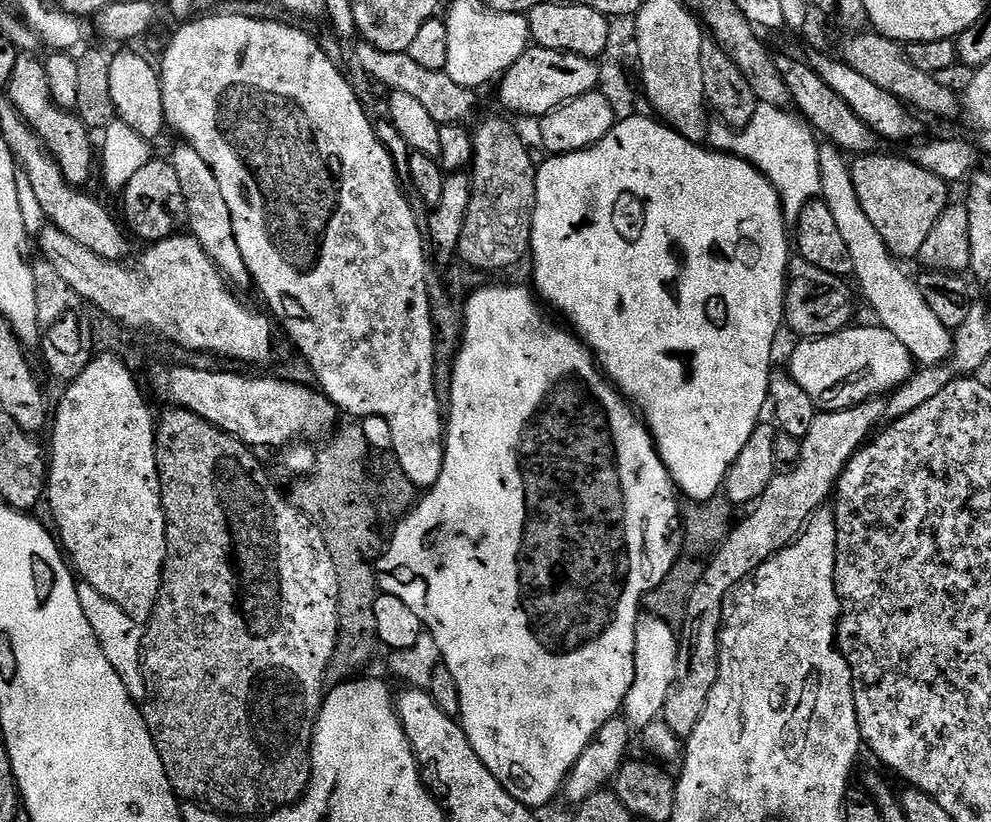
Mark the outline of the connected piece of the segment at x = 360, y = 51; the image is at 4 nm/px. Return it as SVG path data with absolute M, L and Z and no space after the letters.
M365 42L358 43L356 48L356 60L362 69L365 77L369 81L377 80L380 84L385 84L385 89L393 92L401 92L402 94L410 94L417 102L422 102L422 107L430 110L430 118L434 118L437 124L459 124L467 121L467 116L476 108L477 93L470 88L458 86L458 82L454 82L454 78L450 78L448 73L438 70L426 70L426 66L418 66L418 62L414 62L414 58L410 58L407 52L402 53L384 53L380 49L376 49L374 45Z

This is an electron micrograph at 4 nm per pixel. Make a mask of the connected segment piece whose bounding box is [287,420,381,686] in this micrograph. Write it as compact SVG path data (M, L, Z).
M344 420L336 428L321 449L316 452L315 464L307 476L297 477L288 489L287 497L299 512L309 516L322 530L326 550L334 558L334 570L338 574L338 614L340 633L336 649L324 675L325 685L335 686L351 680L372 660L378 649L374 626L374 602L378 595L376 586L376 561L381 547L376 533L376 520L364 494L362 482L366 476L366 456L370 454L362 422Z

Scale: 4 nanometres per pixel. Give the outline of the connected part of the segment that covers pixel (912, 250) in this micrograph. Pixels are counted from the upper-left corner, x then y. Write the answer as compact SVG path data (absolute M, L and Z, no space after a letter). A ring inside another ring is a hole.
M880 155L858 156L851 161L854 194L858 194L858 202L862 204L862 210L866 210L866 218L874 222L874 230L882 234L882 242L886 242L893 257L901 261L911 256L912 259L919 257L922 242L926 242L930 230L950 203L949 181L938 178L938 174L930 174L930 170L922 170L922 166L903 155Z

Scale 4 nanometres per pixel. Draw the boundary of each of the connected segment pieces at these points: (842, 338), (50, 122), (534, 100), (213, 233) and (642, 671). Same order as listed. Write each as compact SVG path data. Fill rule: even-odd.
M849 326L833 336L805 339L792 352L787 371L806 394L821 409L852 408L863 400L891 394L906 383L914 371L910 350L894 338L885 328L873 327L873 332L863 332Z
M21 52L18 62L14 62L14 71L10 73L6 99L16 107L18 114L56 160L66 182L73 186L84 186L92 176L93 133L80 121L75 111L58 107L54 98L50 98L50 82L46 82L44 60L38 57L31 52Z
M530 46L500 77L500 100L512 112L520 116L543 118L555 108L578 98L587 92L597 91L600 82L600 67L595 59L562 50L550 50L539 46Z
M183 142L177 145L172 156L170 155L170 163L174 166L174 174L178 174L179 184L182 185L182 198L186 198L187 231L195 236L202 250L210 254L229 285L237 289L249 287L252 284L252 275L248 272L246 258L242 258L242 250L238 250L238 238L234 238L230 206L226 206L226 198L222 198L222 189L218 186L218 178L214 178L214 170L206 166L198 150L189 148Z
M641 615L634 634L634 682L624 699L623 719L629 729L641 730L654 723L663 713L670 682L674 682L674 666L678 666L678 632L657 616Z

